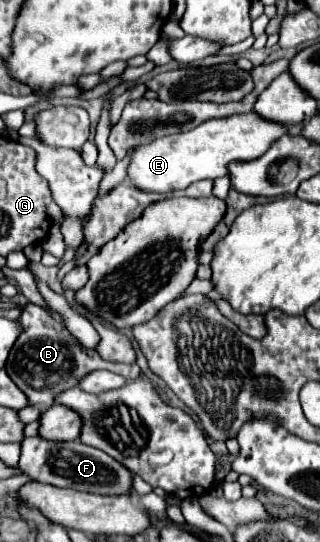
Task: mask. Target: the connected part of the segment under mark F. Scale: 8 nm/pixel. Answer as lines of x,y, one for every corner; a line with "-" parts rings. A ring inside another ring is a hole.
40,436
34,438
24,438
22,440
22,456
18,466
30,474
30,478
46,484
54,484
60,488
74,488
80,492
90,492
90,494
102,494
102,496
128,496
132,490
132,478
134,474
108,456
106,452
86,446
78,440
72,442
50,442

